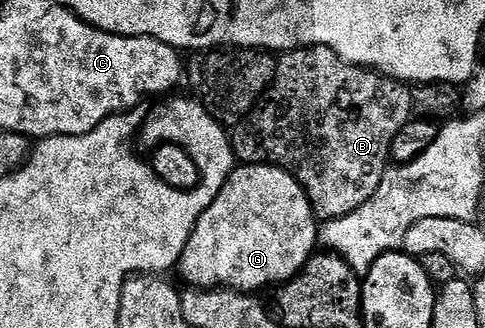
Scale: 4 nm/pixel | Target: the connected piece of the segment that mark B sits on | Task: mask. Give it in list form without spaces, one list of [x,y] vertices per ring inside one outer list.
[[[305,46],[299,50],[290,50],[277,61],[276,78],[268,89],[268,93],[261,98],[255,110],[235,127],[236,134],[234,132],[231,135],[233,152],[241,163],[249,166],[278,166],[287,174],[294,175],[300,187],[303,188],[304,195],[308,197],[308,203],[312,206],[312,212],[317,219],[329,222],[335,218],[350,216],[350,212],[362,208],[362,204],[366,204],[366,200],[370,200],[370,196],[378,192],[378,184],[382,184],[382,176],[390,166],[389,154],[394,136],[407,122],[413,121],[412,93],[413,91],[405,83],[398,82],[394,78],[377,74],[375,70],[370,70],[367,66],[351,66],[350,63],[343,62],[333,50],[325,46]]]

